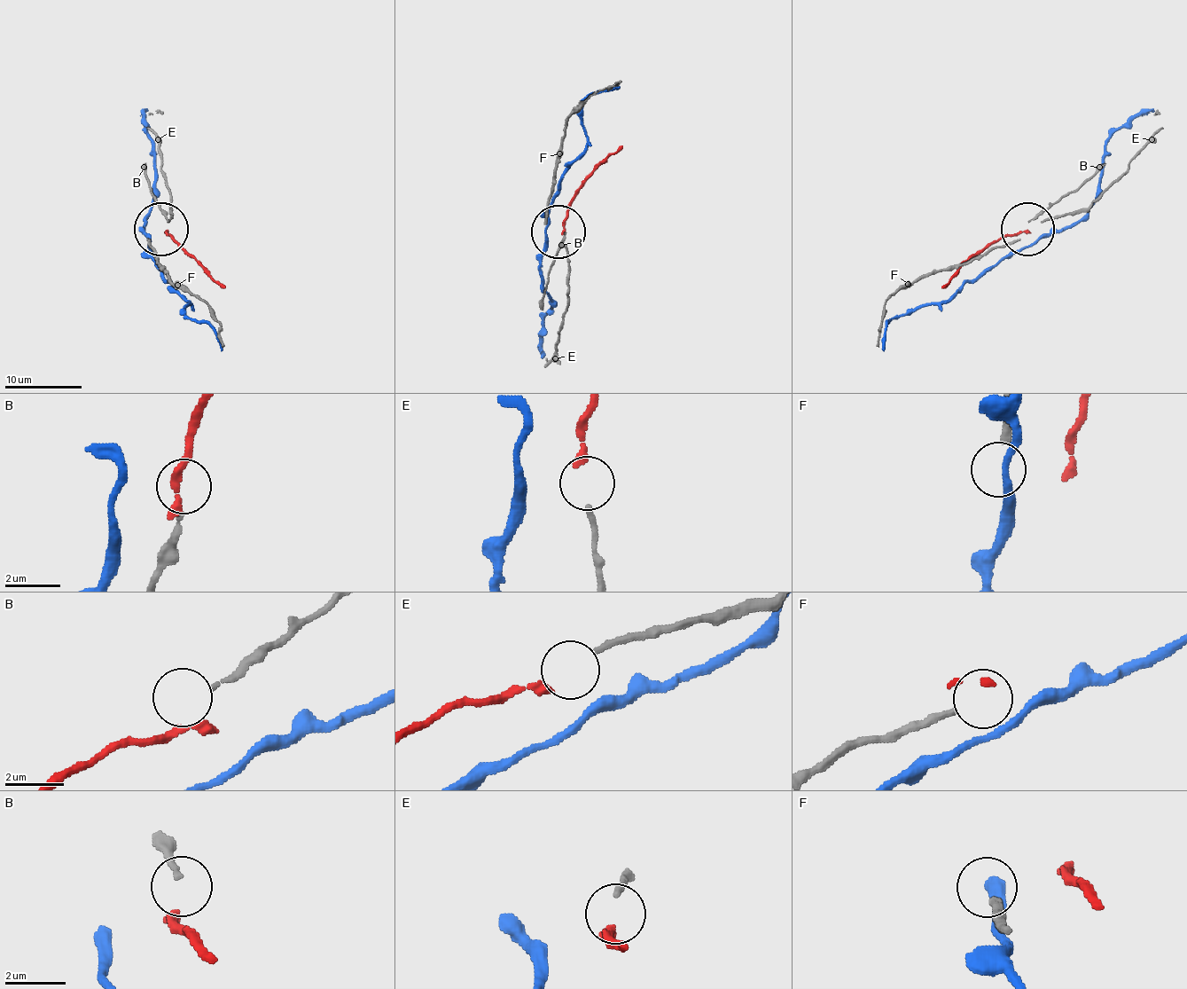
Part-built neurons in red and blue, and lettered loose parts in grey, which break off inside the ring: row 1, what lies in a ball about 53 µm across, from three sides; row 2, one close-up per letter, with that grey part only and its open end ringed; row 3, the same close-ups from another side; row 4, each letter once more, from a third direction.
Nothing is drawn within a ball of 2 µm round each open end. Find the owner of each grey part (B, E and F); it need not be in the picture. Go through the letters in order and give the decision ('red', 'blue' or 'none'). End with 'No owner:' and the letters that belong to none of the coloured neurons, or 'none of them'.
B: none
E: red
F: none
No owner: B, F

